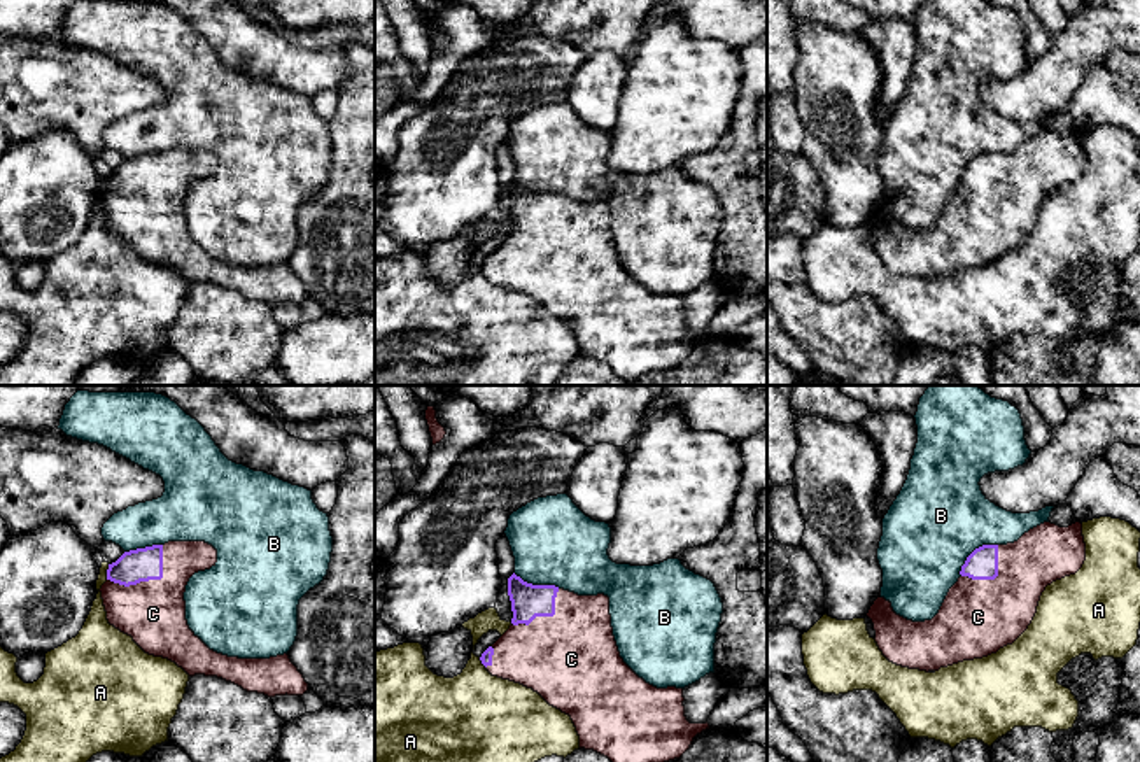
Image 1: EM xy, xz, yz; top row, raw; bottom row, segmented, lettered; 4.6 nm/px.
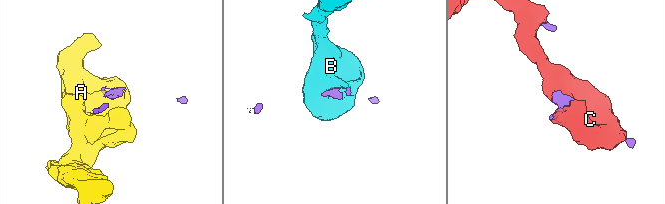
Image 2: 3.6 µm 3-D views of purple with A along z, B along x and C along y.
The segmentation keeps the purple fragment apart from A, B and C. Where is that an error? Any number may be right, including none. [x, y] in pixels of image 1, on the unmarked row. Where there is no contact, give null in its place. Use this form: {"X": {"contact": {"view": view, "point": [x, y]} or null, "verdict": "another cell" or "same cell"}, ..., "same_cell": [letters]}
{"A": {"contact": {"view": "xy", "point": [107, 179]}, "verdict": "another cell"}, "B": {"contact": {"view": "yz", "point": [972, 160]}, "verdict": "another cell"}, "C": {"contact": {"view": "xy", "point": [149, 186]}, "verdict": "same cell"}, "same_cell": ["C"]}

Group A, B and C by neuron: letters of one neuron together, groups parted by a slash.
A / B / C

